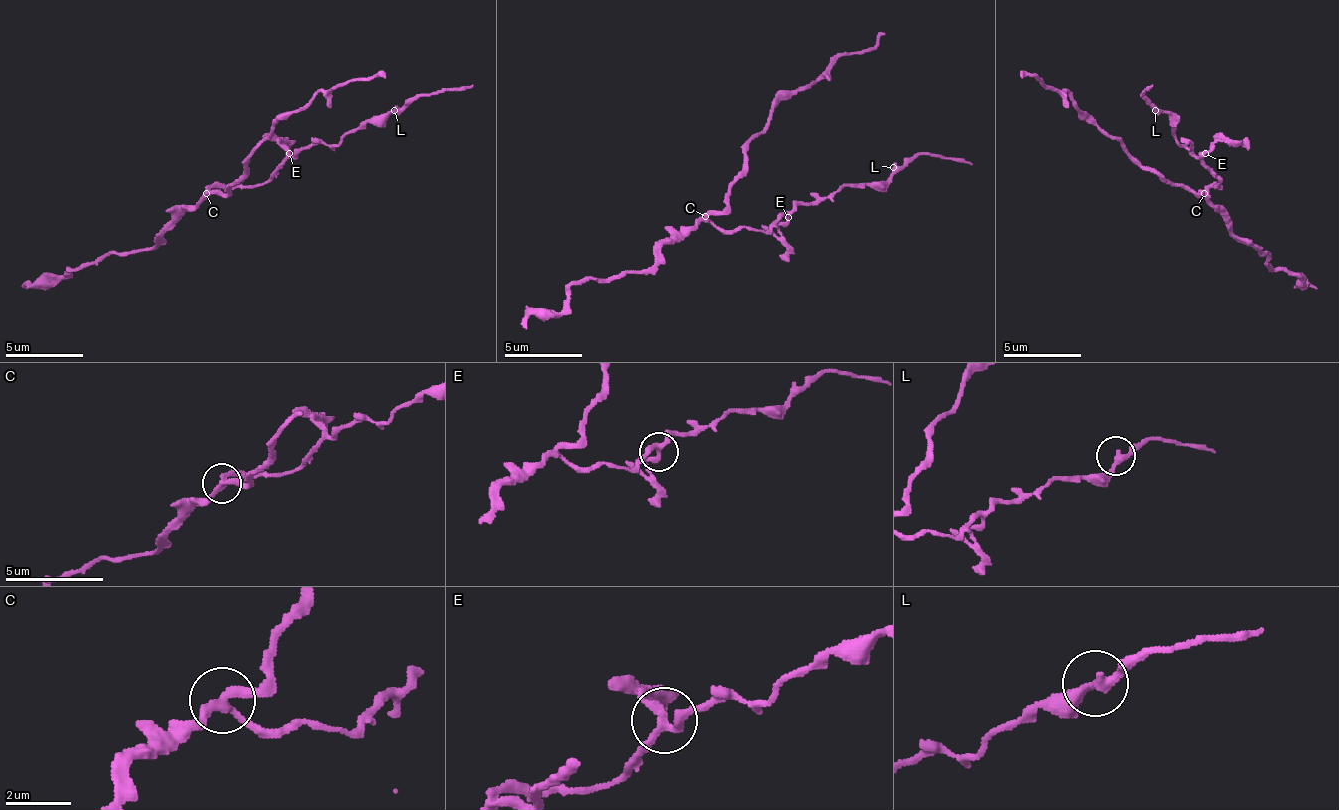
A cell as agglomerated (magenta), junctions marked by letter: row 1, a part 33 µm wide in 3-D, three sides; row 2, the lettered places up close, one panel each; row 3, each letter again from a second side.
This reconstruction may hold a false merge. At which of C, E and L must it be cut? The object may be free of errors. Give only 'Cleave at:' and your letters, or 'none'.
Cleave at: C

